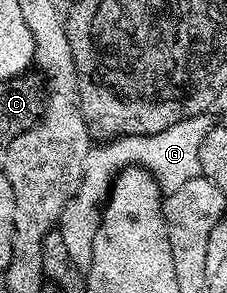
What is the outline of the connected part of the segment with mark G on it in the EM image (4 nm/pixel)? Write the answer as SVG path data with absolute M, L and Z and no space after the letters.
M191 120L191 123L177 123L170 131L148 136L121 136L100 146L92 147L89 158L85 158L85 174L81 186L73 198L64 206L63 217L59 219L57 231L69 250L69 258L81 269L87 269L93 262L93 238L97 238L99 223L103 221L103 206L113 191L116 176L125 168L138 166L154 176L164 193L178 190L193 178L201 175L198 151L200 136L206 132L207 120Z

